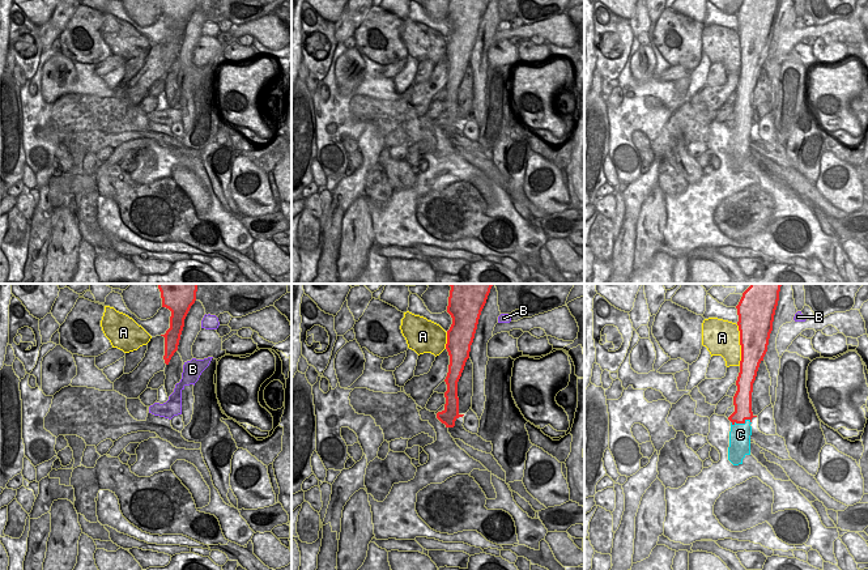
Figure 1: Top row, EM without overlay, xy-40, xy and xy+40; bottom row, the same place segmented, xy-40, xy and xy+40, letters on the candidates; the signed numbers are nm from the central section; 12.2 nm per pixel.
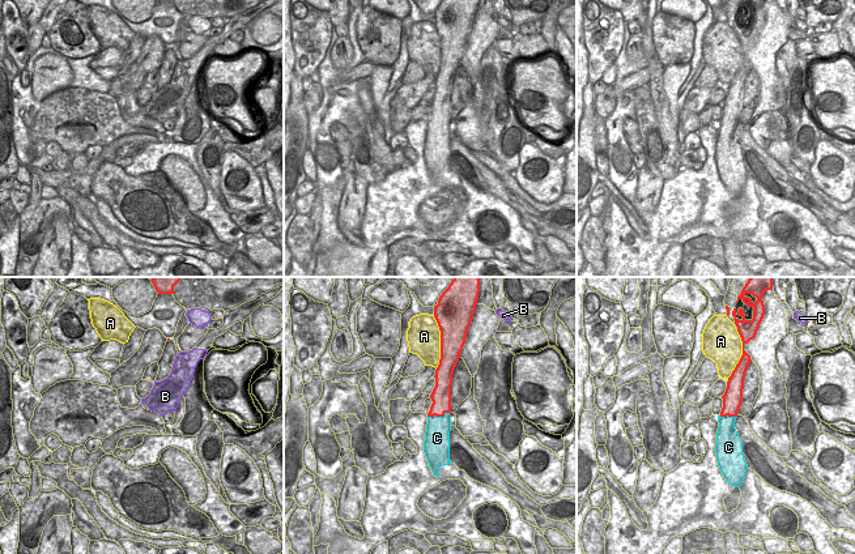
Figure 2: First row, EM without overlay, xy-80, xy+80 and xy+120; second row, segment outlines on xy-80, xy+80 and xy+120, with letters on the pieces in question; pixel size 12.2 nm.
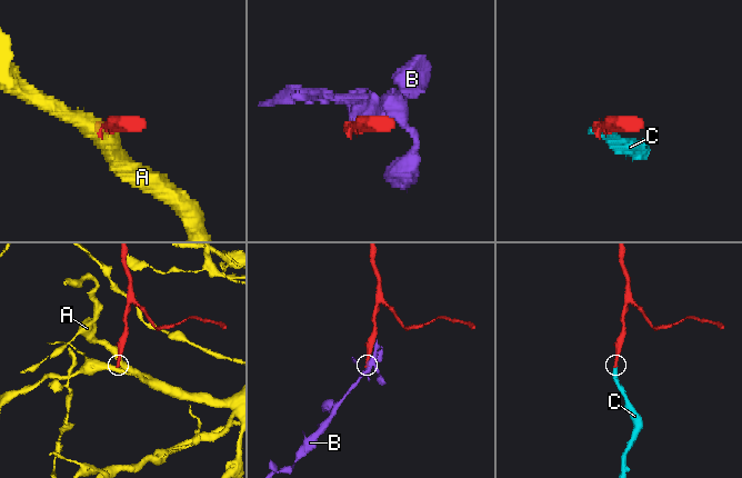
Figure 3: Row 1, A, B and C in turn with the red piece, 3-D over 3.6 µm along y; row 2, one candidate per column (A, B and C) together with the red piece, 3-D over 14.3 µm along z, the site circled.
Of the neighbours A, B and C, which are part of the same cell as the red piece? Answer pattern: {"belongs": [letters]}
{"belongs": ["C"]}

